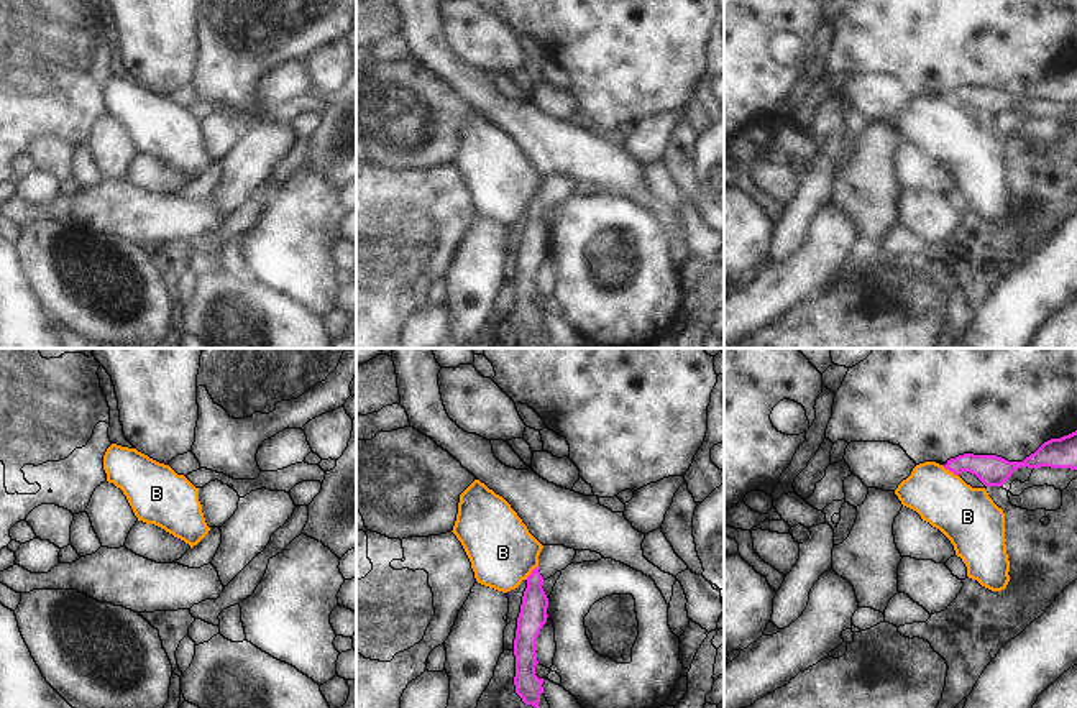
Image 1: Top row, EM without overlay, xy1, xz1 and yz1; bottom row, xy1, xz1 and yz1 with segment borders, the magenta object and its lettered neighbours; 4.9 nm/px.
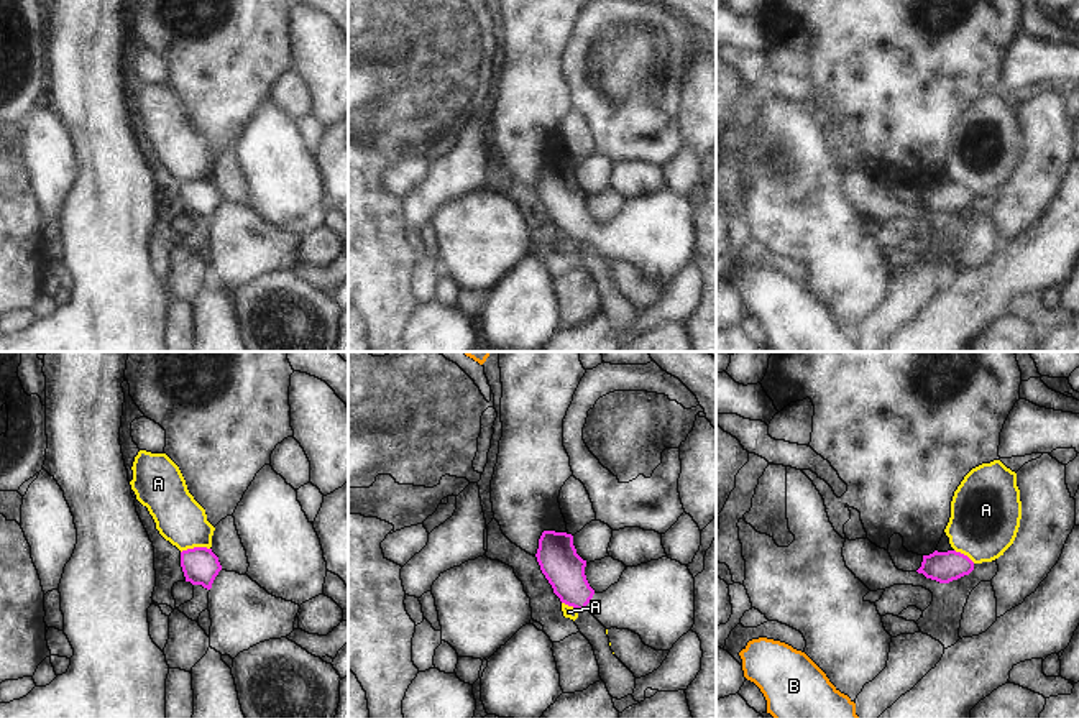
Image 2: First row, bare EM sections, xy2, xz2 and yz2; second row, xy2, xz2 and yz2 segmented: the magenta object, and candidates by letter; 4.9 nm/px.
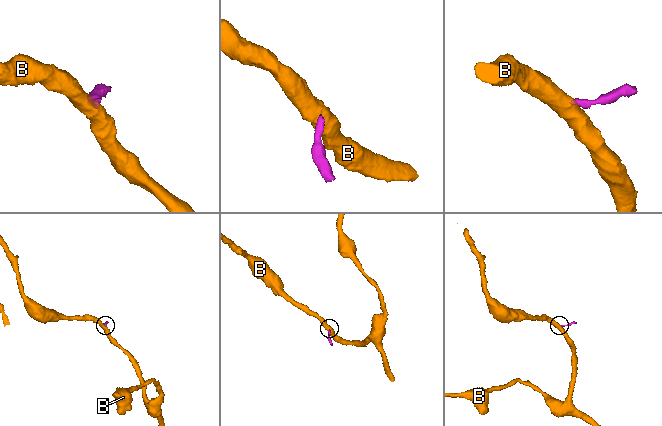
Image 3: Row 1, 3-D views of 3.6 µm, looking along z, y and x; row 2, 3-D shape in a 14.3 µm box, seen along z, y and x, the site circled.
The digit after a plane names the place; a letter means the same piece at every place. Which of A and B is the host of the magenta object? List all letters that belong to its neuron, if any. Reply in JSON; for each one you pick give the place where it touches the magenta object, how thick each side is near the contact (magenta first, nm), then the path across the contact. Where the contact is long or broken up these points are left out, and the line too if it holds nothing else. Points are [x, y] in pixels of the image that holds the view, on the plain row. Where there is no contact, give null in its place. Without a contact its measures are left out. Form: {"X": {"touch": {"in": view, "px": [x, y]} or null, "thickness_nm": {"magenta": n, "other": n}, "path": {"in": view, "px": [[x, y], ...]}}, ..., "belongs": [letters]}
{"belongs": []}

